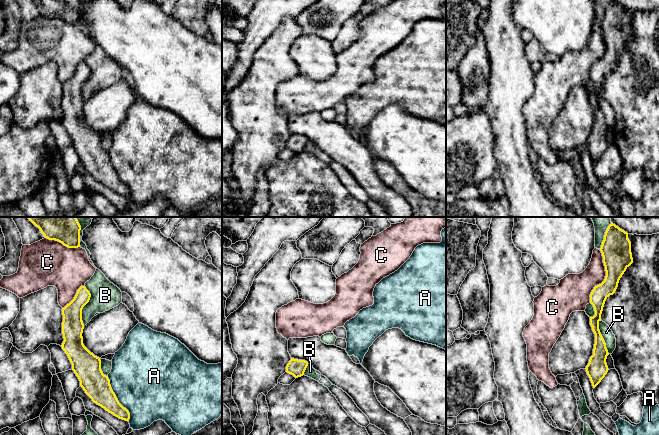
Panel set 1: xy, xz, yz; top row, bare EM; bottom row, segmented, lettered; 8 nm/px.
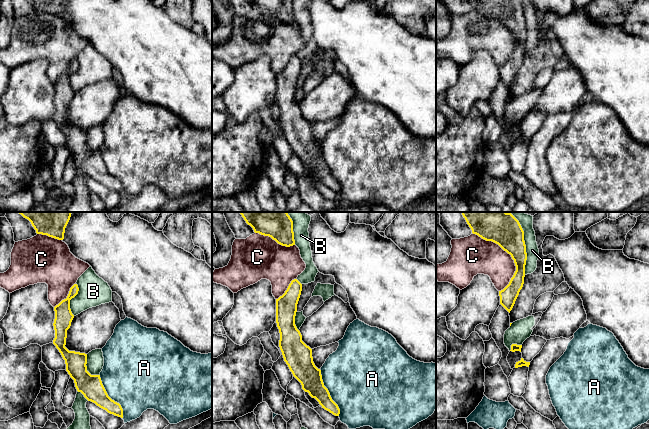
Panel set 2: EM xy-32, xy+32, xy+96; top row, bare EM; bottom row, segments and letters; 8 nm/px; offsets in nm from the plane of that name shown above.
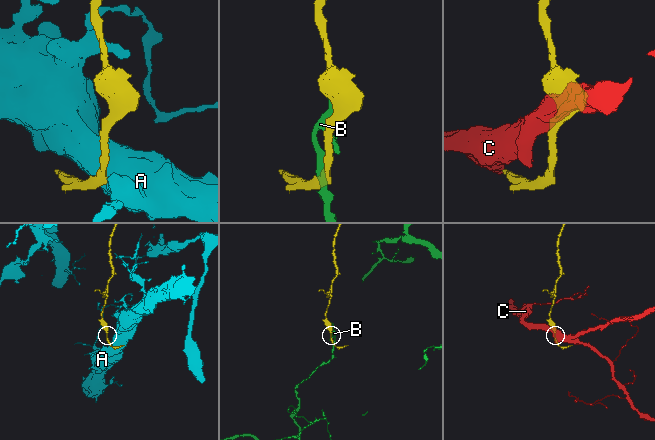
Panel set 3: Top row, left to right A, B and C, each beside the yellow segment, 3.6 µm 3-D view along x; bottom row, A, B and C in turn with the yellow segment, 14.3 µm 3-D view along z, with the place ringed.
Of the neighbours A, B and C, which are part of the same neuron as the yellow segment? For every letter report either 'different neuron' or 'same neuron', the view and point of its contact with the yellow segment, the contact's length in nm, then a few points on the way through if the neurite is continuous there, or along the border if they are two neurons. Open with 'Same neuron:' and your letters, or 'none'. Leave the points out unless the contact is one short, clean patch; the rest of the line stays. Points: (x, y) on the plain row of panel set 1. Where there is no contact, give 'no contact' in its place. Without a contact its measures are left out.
Same neuron: none
A: different neuron; contact xy (117, 175); length 400 nm
B: different neuron; contact xy (85, 80); length 320 nm
C: different neuron; contact yz (605, 53); length 440 nm

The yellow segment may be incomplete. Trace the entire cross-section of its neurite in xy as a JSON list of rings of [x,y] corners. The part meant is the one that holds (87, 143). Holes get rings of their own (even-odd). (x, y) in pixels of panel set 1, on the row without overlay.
[[[81,62],[74,75],[62,84],[64,117],[61,123],[72,140],[72,146],[78,153],[80,162],[92,177],[119,195],[129,197],[130,189],[119,179],[108,152],[103,150],[100,134],[83,120],[82,85],[90,73],[91,70],[86,63]]]

